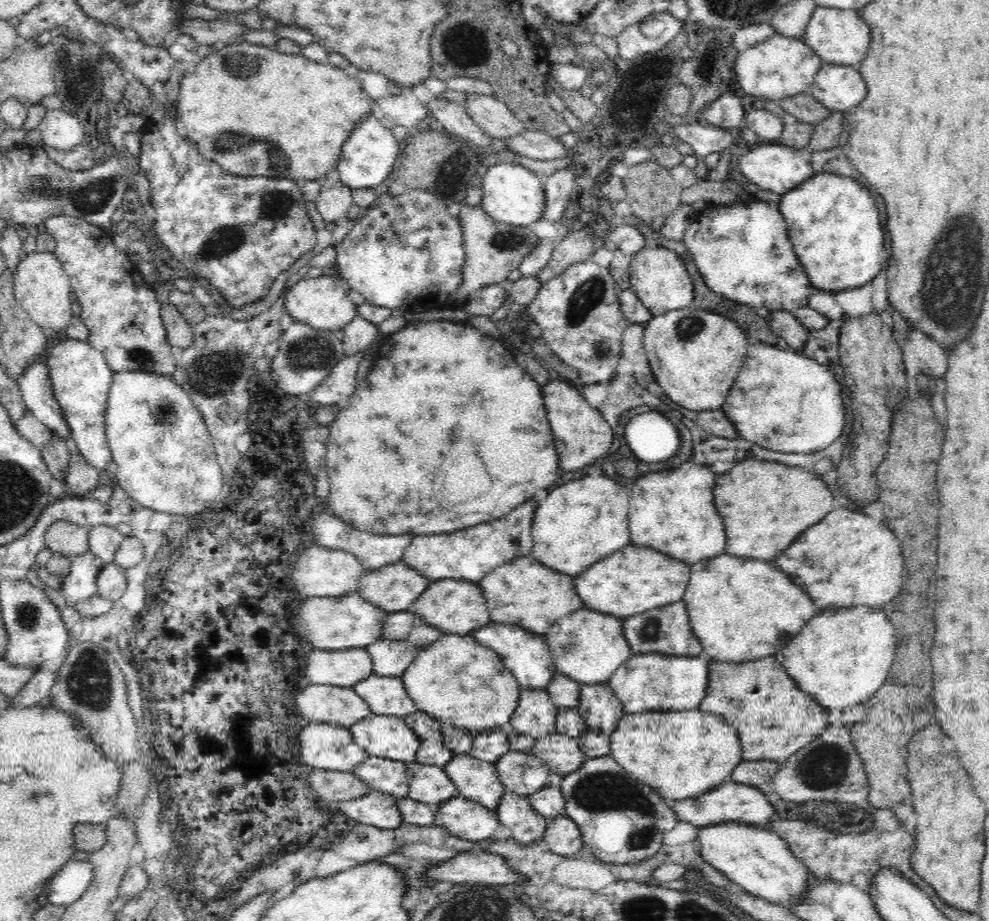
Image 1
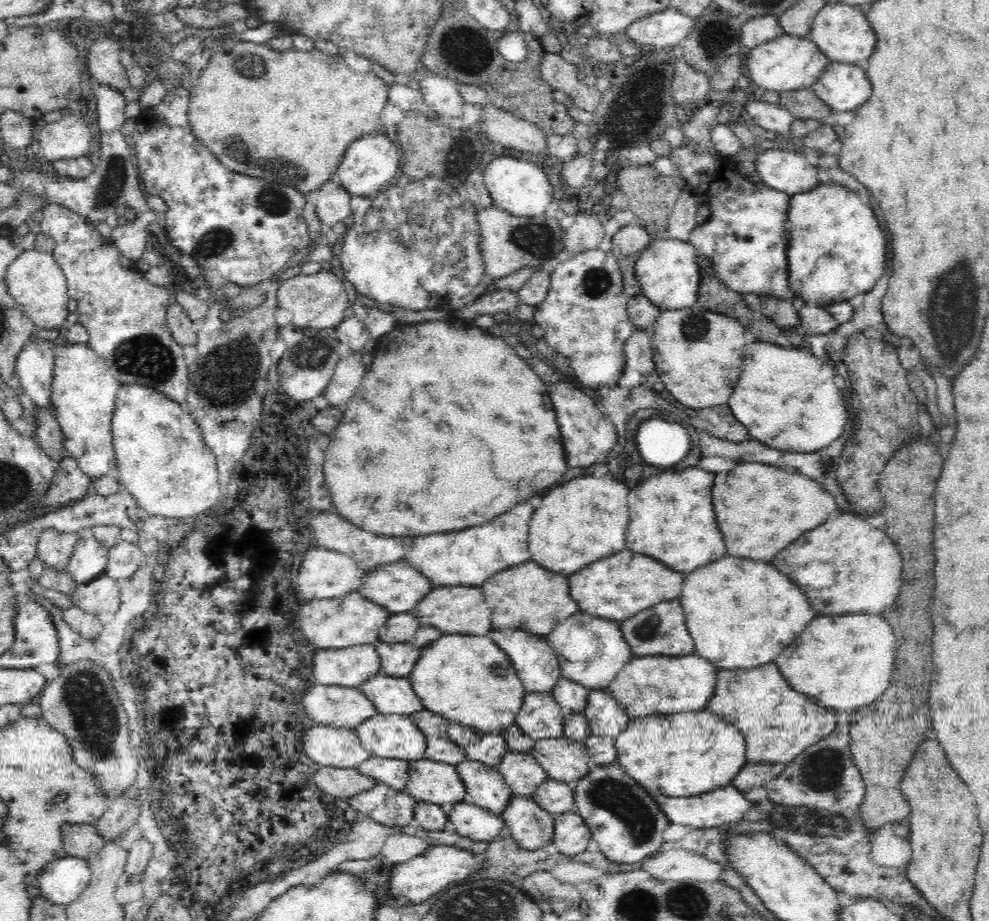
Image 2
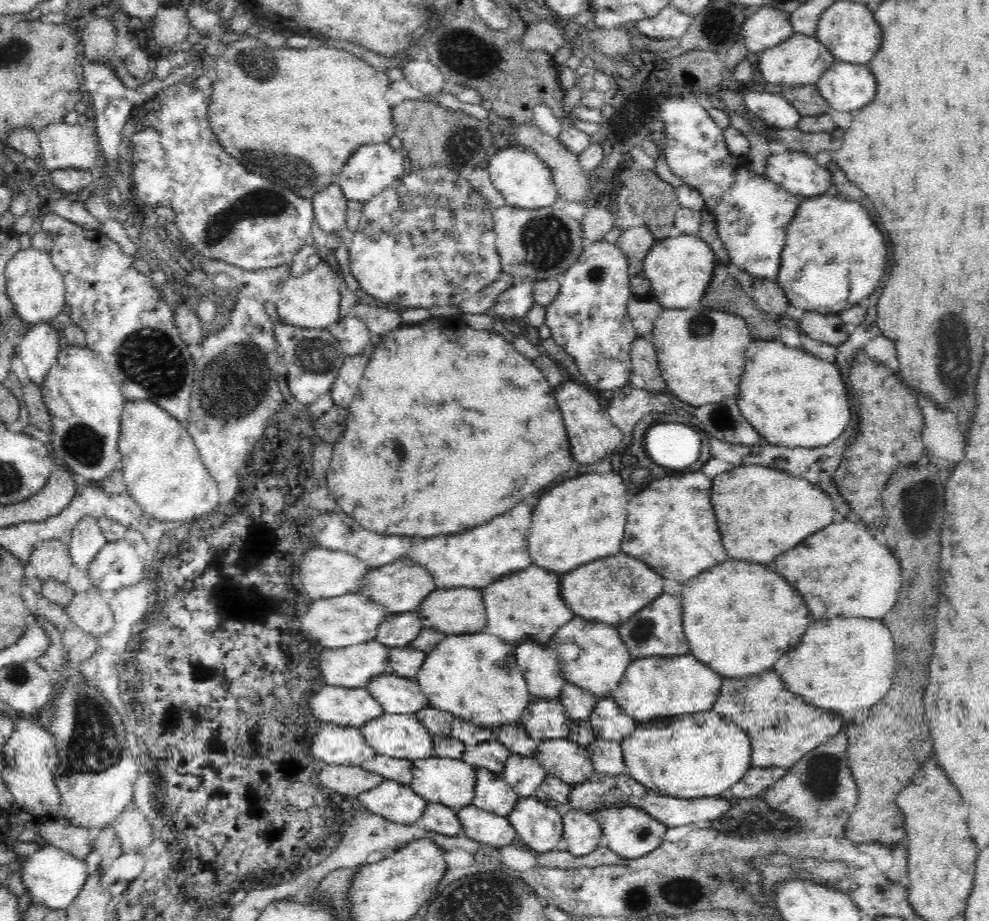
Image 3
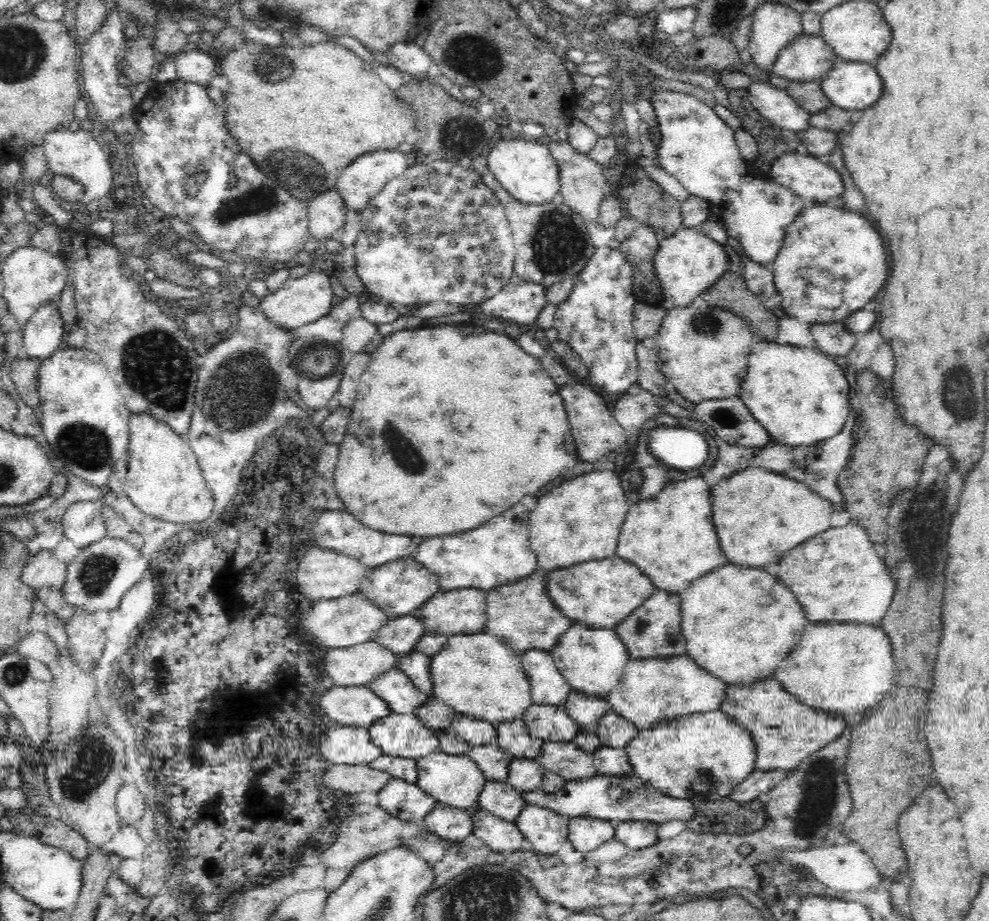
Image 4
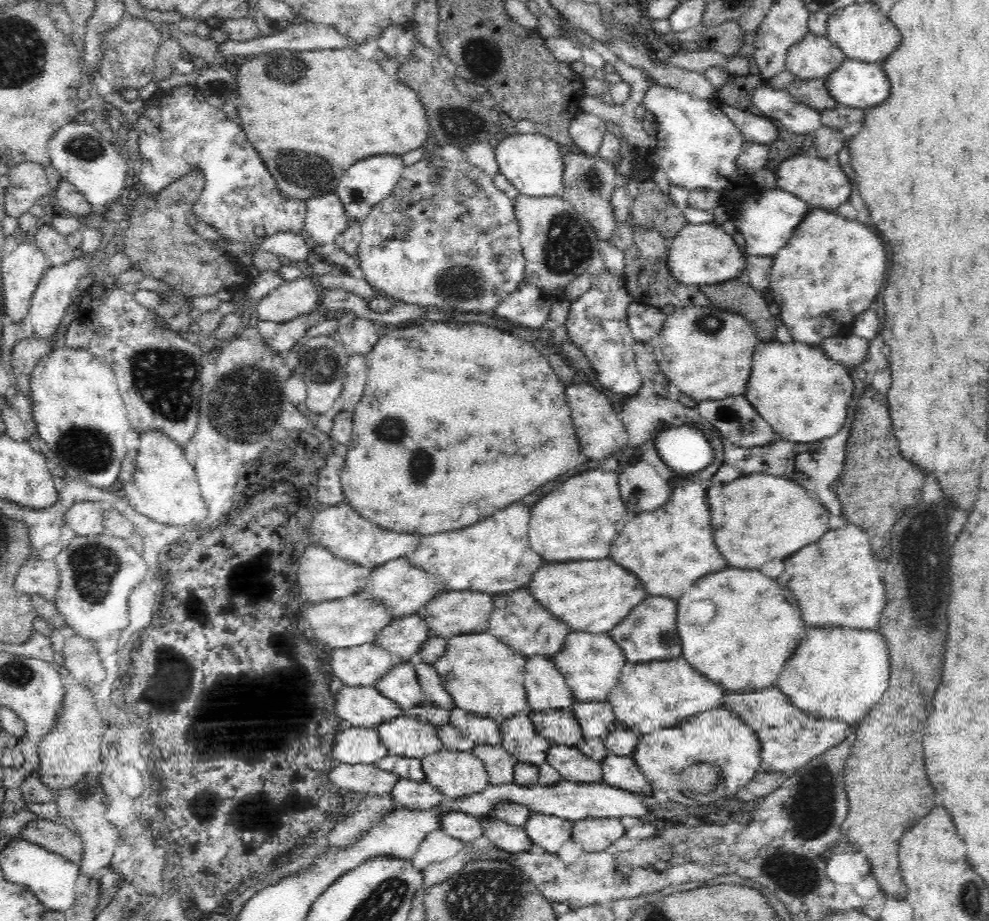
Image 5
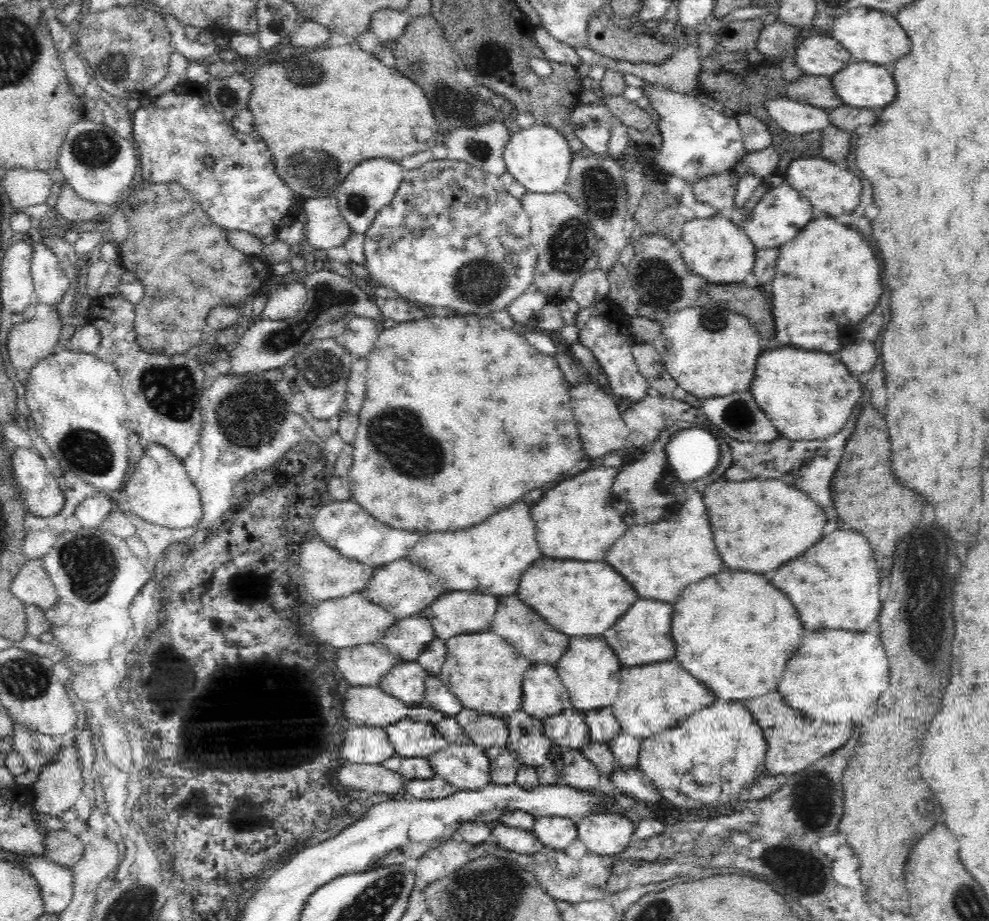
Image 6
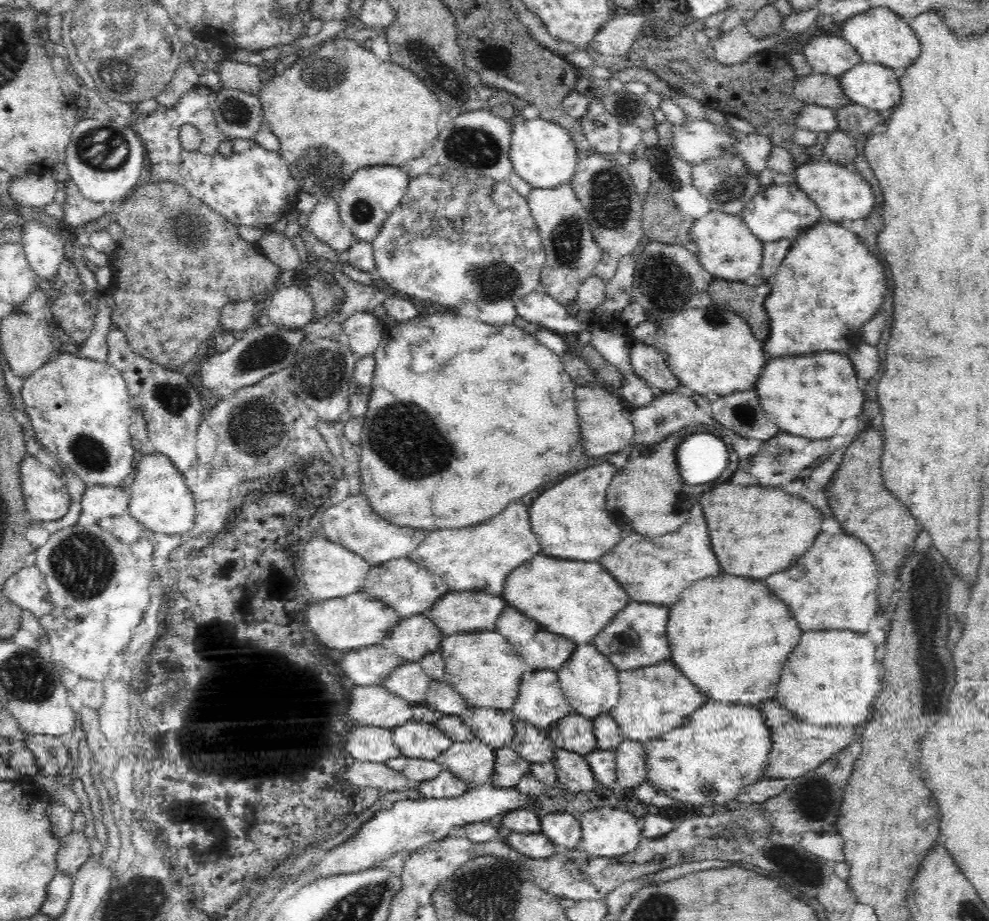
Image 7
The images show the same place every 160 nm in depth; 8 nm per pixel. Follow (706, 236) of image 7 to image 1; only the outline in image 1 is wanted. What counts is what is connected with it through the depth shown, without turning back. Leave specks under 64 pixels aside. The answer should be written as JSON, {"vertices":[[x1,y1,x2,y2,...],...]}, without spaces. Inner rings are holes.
{"vertices":[[644,246,629,263,630,286,652,316,690,307,694,300,694,286,684,263,676,253,664,247]]}

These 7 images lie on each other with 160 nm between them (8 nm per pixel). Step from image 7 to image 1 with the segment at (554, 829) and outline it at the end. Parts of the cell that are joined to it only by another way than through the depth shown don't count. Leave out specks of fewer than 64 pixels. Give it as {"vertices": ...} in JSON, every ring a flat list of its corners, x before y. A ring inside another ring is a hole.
{"vertices":[[505,791,495,813,500,824,512,831,518,843,530,844,543,839,547,818,532,808,527,797]]}

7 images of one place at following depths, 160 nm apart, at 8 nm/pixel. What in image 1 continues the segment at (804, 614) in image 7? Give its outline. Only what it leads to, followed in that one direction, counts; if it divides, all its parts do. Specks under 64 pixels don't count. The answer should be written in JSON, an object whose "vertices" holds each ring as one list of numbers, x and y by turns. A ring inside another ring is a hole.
{"vertices":[[842,507,840,510,832,510,818,524,806,528,806,532,802,532,802,536,798,536,798,540,776,558,776,564,784,572,798,572,802,566,822,572,828,572,828,568,832,570,834,566,836,572,840,572,840,576,832,576,832,580,840,580,838,586,808,584,808,578,792,578,807,590,818,608,844,608,858,604,880,606,900,593,902,578,905,577,902,574,902,570,905,570,902,554,897,536,890,528,886,528,886,524,874,522,866,514,850,512,848,508]]}

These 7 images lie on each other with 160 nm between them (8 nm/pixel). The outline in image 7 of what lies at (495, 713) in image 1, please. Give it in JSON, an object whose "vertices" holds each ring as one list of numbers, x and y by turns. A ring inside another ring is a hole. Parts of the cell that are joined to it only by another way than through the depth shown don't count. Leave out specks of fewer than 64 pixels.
{"vertices":[[498,632,454,634,442,639,439,649,445,660,442,681,466,700,470,707,512,711,519,696,519,686,525,673,524,660,514,652,506,638]]}

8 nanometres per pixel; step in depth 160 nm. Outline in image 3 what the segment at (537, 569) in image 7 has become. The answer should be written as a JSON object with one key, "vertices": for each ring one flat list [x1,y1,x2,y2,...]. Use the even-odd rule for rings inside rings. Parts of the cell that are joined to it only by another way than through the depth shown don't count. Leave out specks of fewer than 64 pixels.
{"vertices":[[624,552,584,564,562,576,560,588,566,604,586,620,600,620,606,624,626,622,630,616,640,612,646,604,662,594,662,576,648,568,642,560,634,560]]}

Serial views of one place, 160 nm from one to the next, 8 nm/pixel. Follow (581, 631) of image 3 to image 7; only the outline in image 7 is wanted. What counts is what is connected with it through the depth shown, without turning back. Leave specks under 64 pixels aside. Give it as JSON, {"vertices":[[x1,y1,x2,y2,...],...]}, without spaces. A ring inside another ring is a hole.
{"vertices":[[578,644,572,656,557,672,561,690,573,713,594,719,606,714,618,705,620,697,619,670,611,663,605,654,598,650,595,644]]}

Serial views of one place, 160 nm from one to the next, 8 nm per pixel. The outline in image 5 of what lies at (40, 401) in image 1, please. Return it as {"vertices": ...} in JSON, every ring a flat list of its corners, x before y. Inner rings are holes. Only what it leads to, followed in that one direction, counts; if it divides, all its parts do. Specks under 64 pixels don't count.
{"vertices":[[84,256,77,261,70,261,66,264,50,267,49,271,42,277,37,291,31,300,28,317,32,323,32,332,36,339,50,339,57,338,60,340,58,327,62,324,62,319,67,309,70,307,72,301,72,294,76,288,76,282,80,278,82,272,86,272,88,268,88,257]]}

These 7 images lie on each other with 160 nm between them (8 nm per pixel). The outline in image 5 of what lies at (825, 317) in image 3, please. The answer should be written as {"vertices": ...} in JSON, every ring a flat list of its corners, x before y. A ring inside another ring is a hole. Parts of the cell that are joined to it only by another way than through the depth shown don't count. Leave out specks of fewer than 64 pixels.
{"vertices":[[828,336,822,342,824,344,816,348,822,348,827,356,847,368,860,364,868,352,868,340,862,340,860,336]]}

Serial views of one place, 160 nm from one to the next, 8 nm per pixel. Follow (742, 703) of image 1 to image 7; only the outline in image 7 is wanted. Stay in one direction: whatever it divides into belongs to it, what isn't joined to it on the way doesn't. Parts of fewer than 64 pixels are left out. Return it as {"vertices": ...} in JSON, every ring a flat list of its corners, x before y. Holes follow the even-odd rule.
{"vertices":[[776,700,764,702,762,716,766,716,766,724,770,724,770,732,772,732,772,740,774,740,774,748,770,752,768,766,764,772,768,778,798,778,820,766,822,762,826,762,834,752,848,746,850,740,854,738,852,726,820,728,816,725,802,724,800,720,794,720,794,716,790,716,790,712,786,712,784,708,778,708]]}

